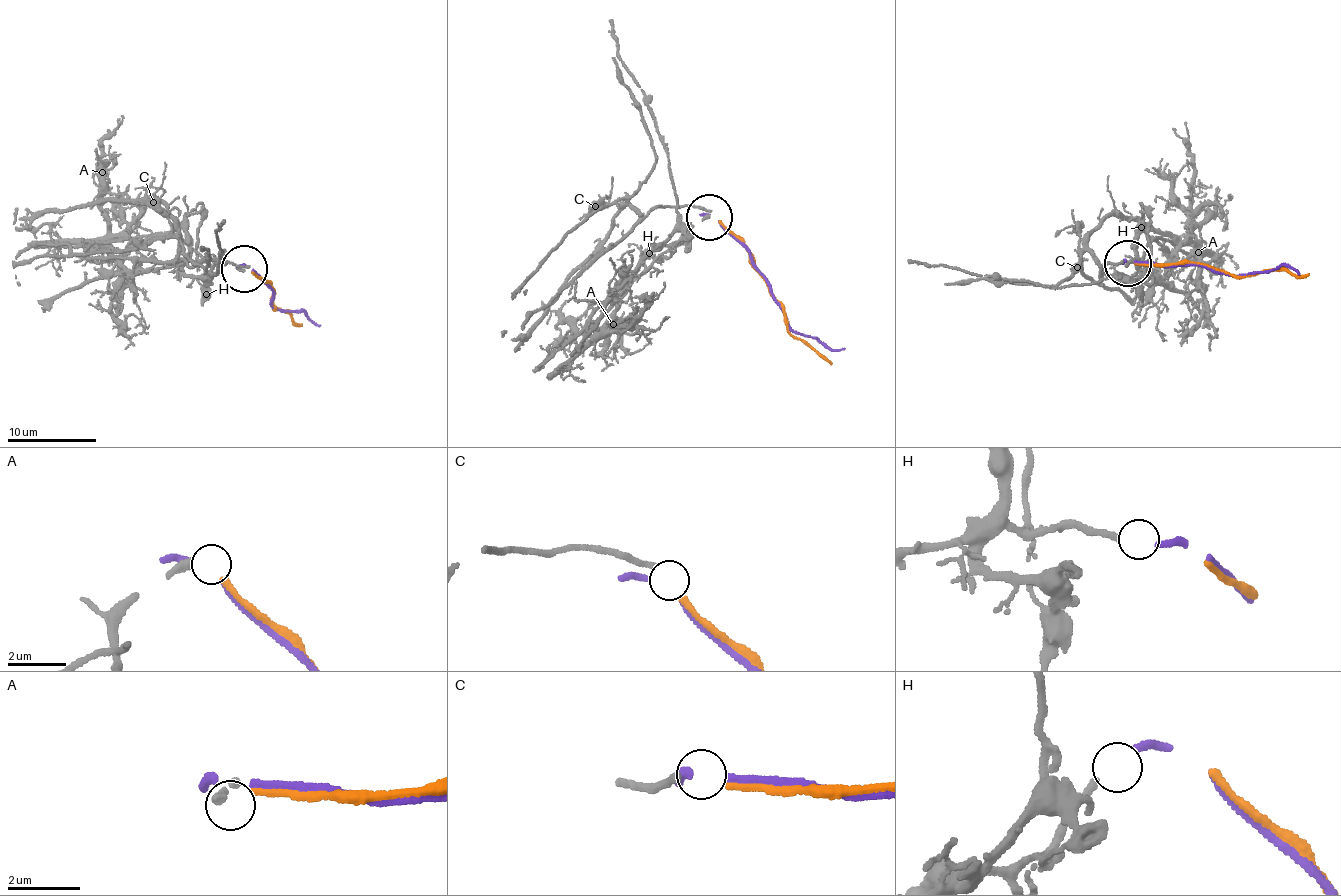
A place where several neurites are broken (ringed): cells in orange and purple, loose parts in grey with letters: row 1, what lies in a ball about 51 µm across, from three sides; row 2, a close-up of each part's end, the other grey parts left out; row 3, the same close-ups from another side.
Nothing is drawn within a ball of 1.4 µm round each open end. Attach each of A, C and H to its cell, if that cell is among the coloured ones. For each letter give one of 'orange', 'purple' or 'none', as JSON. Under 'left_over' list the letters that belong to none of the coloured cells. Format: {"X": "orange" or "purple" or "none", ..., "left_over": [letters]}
{"A": "orange", "C": "none", "H": "purple", "left_over": ["C"]}

